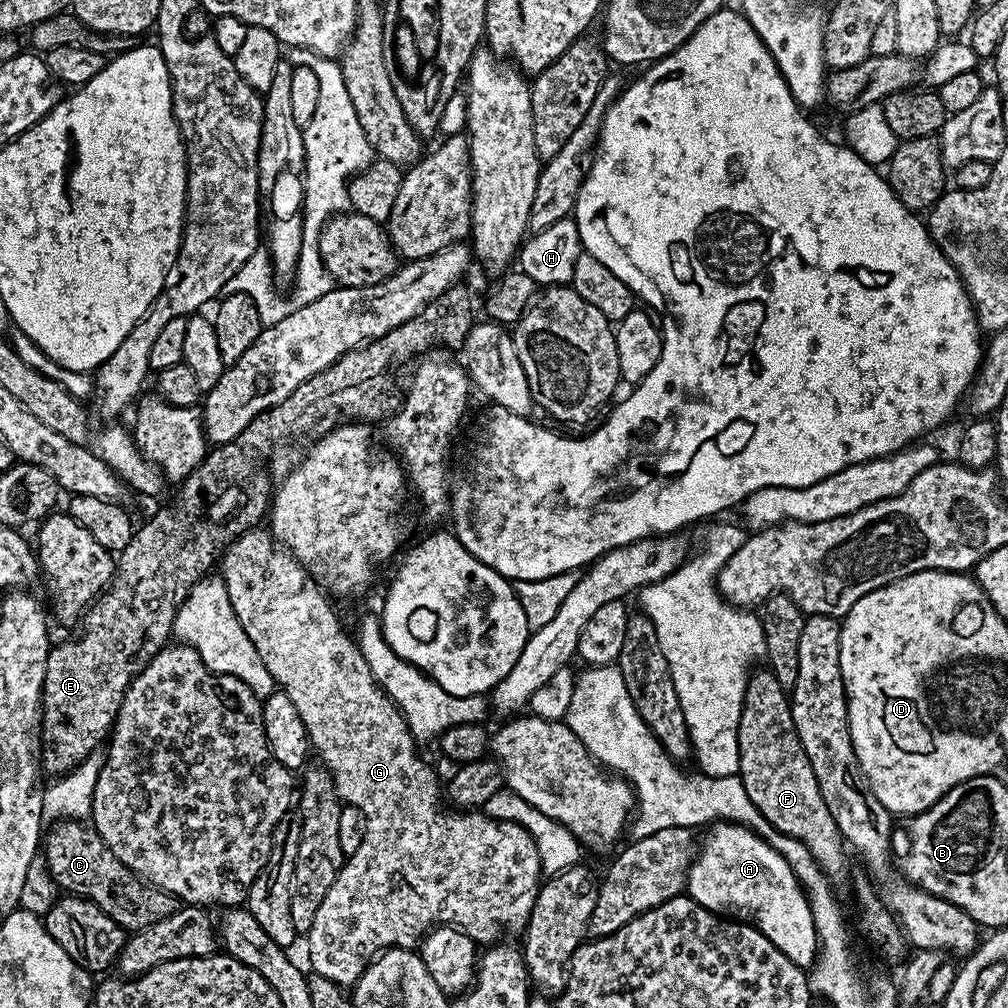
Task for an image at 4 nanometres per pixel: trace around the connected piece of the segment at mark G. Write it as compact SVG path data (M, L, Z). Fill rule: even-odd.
M256 528L253 532L241 531L226 548L218 560L218 572L222 577L230 604L234 606L234 614L238 622L242 622L242 630L246 630L246 638L258 650L258 658L270 670L270 677L273 679L275 687L281 692L285 692L294 702L294 707L298 710L302 722L306 726L308 742L313 753L320 755L319 763L327 768L332 781L336 787L336 792L341 801L349 808L357 808L364 822L364 837L354 850L354 854L345 859L340 868L338 878L334 878L334 886L326 890L326 898L322 906L318 906L318 914L314 917L314 926L306 934L308 940L308 960L312 963L311 971L322 978L330 978L330 982L341 986L355 985L356 979L368 967L370 961L377 954L389 948L406 948L409 950L417 947L418 941L433 926L458 926L460 931L465 932L471 940L475 940L477 945L488 946L501 939L500 931L508 928L511 924L517 924L520 930L527 929L528 922L532 918L536 895L540 893L542 883L542 869L538 858L538 846L534 838L530 838L528 831L522 826L518 826L509 820L494 820L491 816L485 816L480 810L453 810L446 806L442 799L442 780L436 777L436 772L420 757L418 741L408 728L407 718L400 712L400 707L391 699L389 693L381 687L375 674L366 662L362 654L359 643L355 639L348 637L340 620L336 617L336 612L332 609L332 604L327 600L325 589L310 575L307 568L288 551L284 545L277 542L271 531Z

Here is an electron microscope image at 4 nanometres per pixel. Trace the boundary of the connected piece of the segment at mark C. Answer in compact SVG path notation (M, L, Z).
M61 820L47 829L42 840L42 860L57 889L65 893L93 900L101 910L110 914L129 933L138 932L162 918L170 918L178 907L176 897L163 892L148 881L140 879L102 842L91 823L79 820Z

